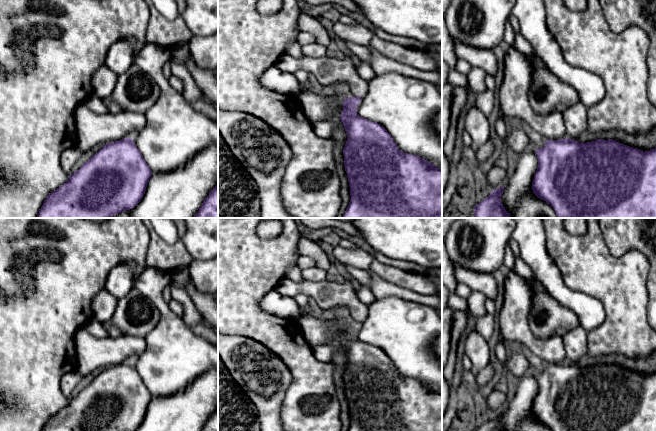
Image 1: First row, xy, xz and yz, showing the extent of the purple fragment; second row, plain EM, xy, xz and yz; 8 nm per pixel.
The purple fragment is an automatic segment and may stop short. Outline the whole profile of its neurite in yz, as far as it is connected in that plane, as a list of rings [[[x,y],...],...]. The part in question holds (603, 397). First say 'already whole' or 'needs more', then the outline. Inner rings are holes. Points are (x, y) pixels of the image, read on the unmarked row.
needs more; [[[508,271],[499,315],[504,340],[527,347],[546,363],[545,369],[535,374],[538,392],[532,406],[534,418],[552,431],[656,431],[656,371],[643,376],[613,363],[579,367],[567,362],[562,337],[544,340],[531,333],[528,317],[534,305],[534,282]]]

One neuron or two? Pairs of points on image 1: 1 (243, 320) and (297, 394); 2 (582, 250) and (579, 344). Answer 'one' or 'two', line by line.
1: one
2: two

